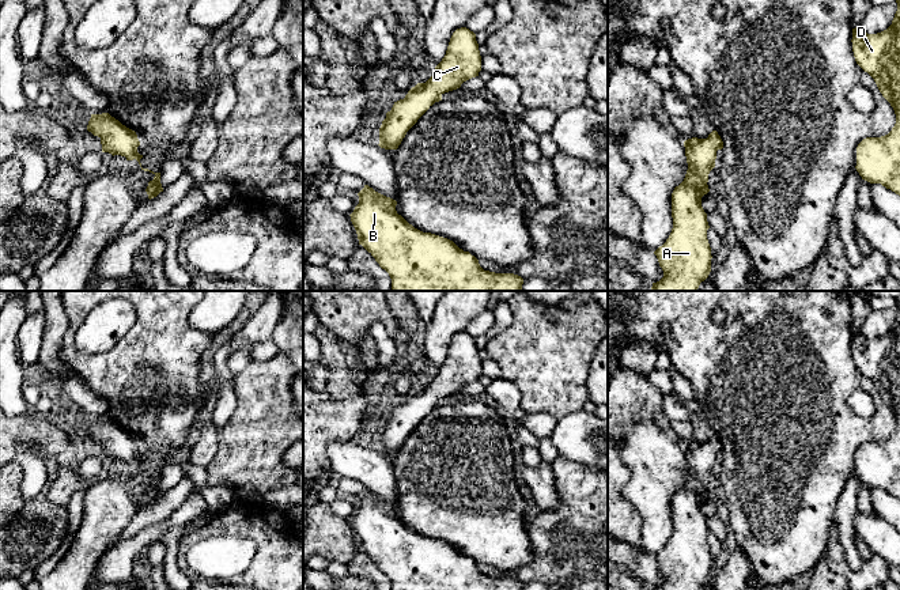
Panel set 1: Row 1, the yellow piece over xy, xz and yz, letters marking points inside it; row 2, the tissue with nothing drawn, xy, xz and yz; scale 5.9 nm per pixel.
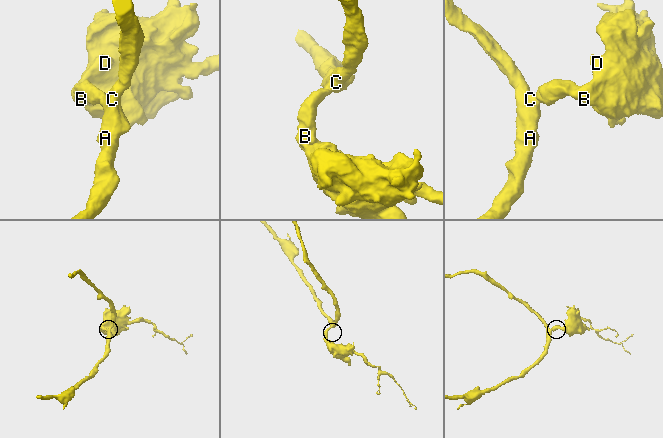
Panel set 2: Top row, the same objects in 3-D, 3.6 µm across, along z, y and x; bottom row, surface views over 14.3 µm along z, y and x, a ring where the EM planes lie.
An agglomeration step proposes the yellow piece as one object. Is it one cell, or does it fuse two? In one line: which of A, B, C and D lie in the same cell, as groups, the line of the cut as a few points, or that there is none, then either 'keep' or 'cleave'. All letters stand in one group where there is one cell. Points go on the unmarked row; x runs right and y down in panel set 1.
A B C D | no cut | keep

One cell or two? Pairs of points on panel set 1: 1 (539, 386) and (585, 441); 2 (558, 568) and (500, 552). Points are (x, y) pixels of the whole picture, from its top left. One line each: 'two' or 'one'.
1: two
2: two

